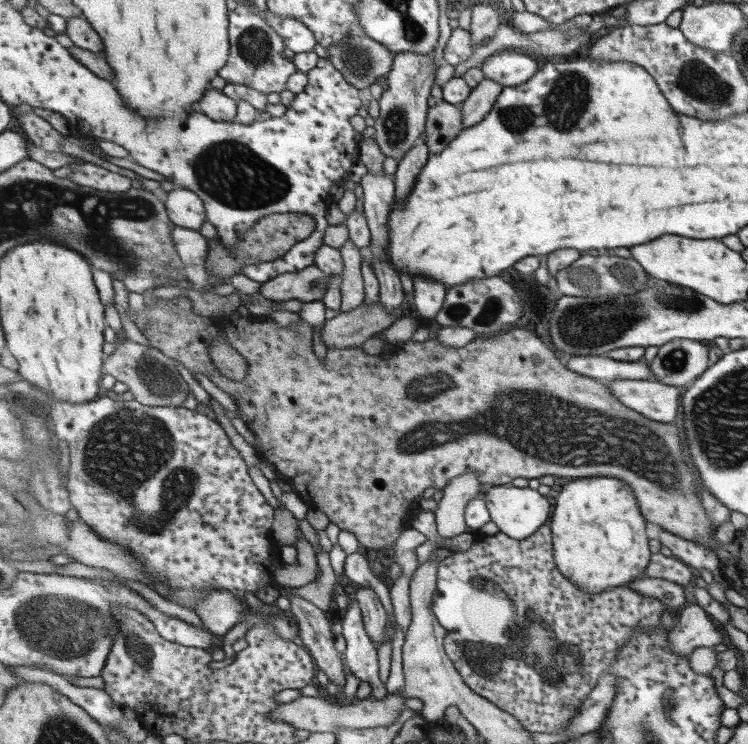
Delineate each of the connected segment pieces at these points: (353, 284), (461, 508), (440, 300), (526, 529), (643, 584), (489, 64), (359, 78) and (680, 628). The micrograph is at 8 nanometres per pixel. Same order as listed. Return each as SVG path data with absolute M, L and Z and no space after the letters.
M349 238L345 246L340 248L345 264L345 272L341 276L339 311L351 311L366 300L365 278L363 278L362 262L365 259L364 250Z
M471 472L453 480L443 490L443 496L435 511L439 535L445 539L455 538L467 530L465 507L482 495L479 493L481 484L478 475Z
M423 275L413 278L414 306L418 314L427 319L435 319L445 304L448 286Z
M502 485L489 488L484 500L489 507L492 521L496 524L501 533L507 534L514 540L526 540L536 534L547 522L551 516L551 502L539 494L537 490L527 488L515 488L512 485Z
M644 576L629 582L629 584L625 584L625 586L633 587L634 590L637 590L644 596L651 596L661 600L668 609L674 612L687 605L683 585L664 578Z
M504 49L502 52L496 52L487 57L481 67L486 78L508 87L529 81L542 65L542 60L536 56L524 51L514 52Z
M362 31L356 33L327 49L329 60L353 86L369 88L384 81L393 70L396 55Z
M701 606L688 607L683 614L676 614L675 625L667 634L673 651L690 657L696 648L727 643L721 625L711 615Z

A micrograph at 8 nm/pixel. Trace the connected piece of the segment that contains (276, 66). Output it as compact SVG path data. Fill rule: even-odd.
M245 4L230 12L232 49L228 65L221 70L221 77L229 84L242 84L266 95L287 89L289 77L299 70L293 60L283 56L286 48L284 38L261 17Z

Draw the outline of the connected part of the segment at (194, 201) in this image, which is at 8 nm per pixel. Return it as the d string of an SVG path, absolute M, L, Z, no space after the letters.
M174 188L168 193L165 204L168 216L181 227L198 231L208 220L203 199L192 190Z

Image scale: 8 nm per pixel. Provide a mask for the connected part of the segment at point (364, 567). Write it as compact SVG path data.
M361 549L347 555L347 558L345 558L344 575L362 587L369 586L369 588L373 588L372 590L379 596L381 604L387 612L387 619L389 619L387 629L389 629L395 621L394 606L390 594L391 589L382 584L381 580L373 574L373 570L371 570L371 566L369 566L369 562L367 562L367 558Z

